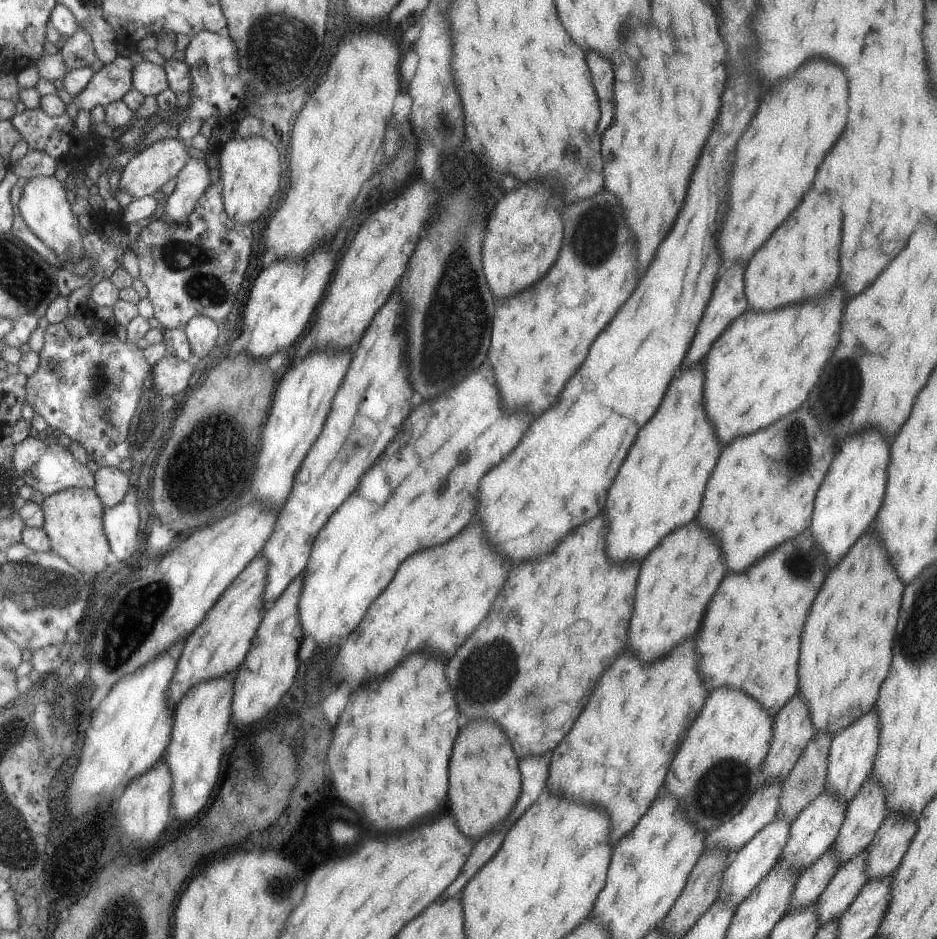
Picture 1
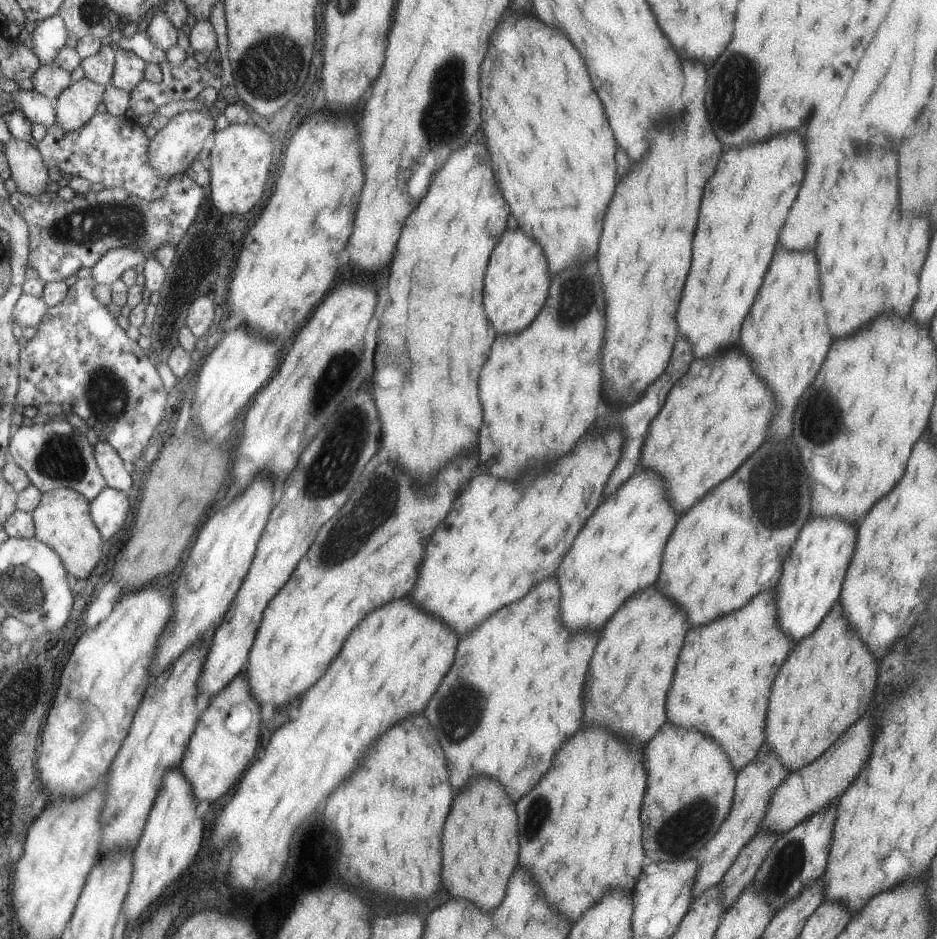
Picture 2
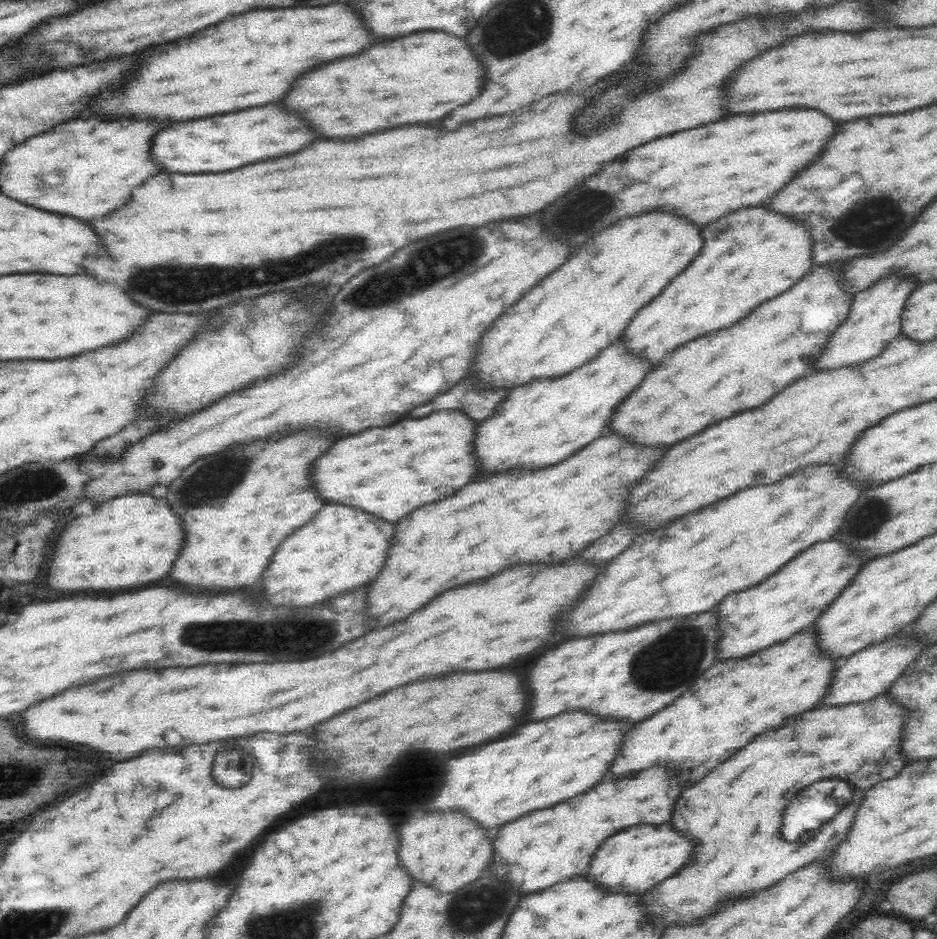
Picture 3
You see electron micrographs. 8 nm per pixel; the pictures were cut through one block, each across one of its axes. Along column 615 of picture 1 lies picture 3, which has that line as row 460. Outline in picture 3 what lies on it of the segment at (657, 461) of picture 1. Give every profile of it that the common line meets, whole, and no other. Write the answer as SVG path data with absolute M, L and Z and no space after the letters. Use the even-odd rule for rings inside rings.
M617 343L604 348L594 360L552 379L539 379L529 384L509 390L508 394L495 406L494 414L488 416L482 426L476 426L476 474L496 474L496 472L520 472L520 468L548 468L558 464L584 448L590 440L596 440L604 430L612 410L620 400L630 394L651 364L631 356L623 345Z

